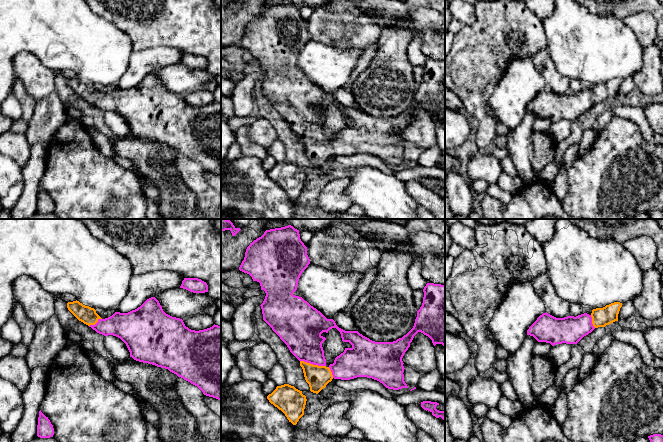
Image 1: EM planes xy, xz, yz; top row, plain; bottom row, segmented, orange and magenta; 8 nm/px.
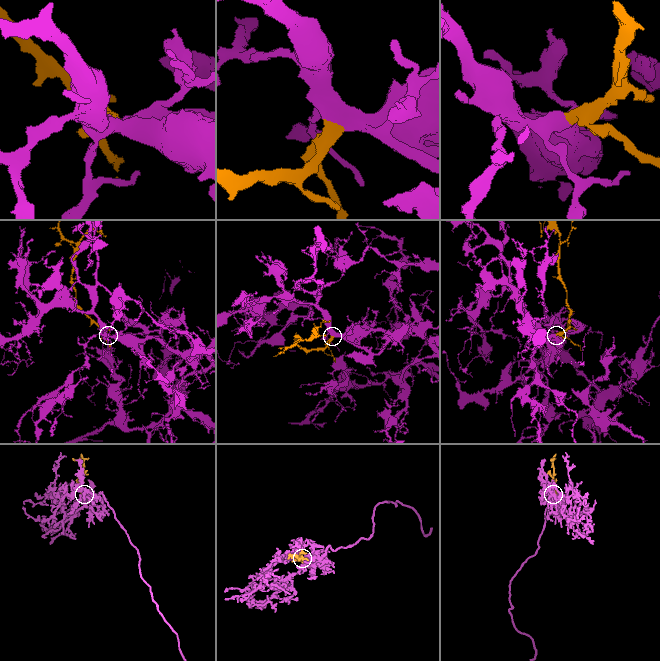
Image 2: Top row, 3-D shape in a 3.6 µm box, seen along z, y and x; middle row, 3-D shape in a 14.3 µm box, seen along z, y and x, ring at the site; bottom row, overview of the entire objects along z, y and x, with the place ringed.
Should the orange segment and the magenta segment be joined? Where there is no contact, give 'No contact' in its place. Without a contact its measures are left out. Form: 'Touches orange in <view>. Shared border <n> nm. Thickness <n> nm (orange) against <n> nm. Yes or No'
Touches orange in xz. Shared border 220 nm. Thickness 180 nm (orange) against 300 nm. Yes

